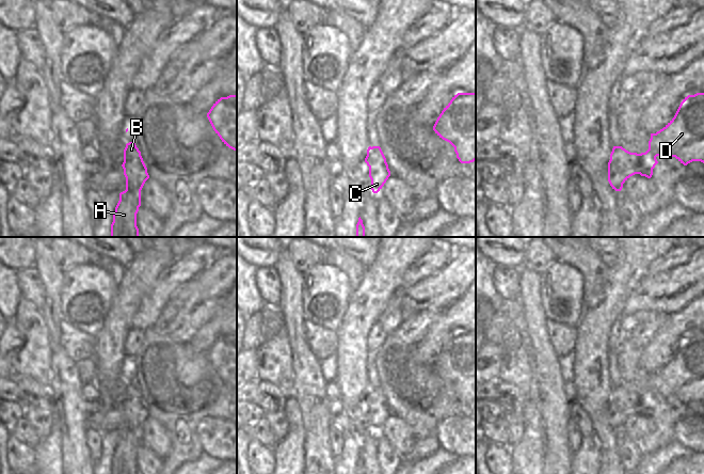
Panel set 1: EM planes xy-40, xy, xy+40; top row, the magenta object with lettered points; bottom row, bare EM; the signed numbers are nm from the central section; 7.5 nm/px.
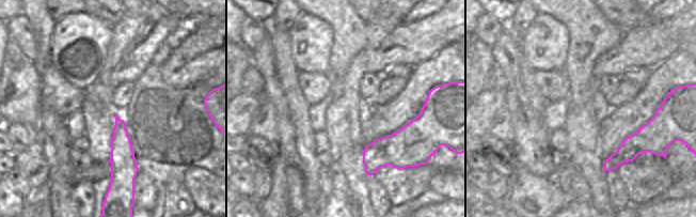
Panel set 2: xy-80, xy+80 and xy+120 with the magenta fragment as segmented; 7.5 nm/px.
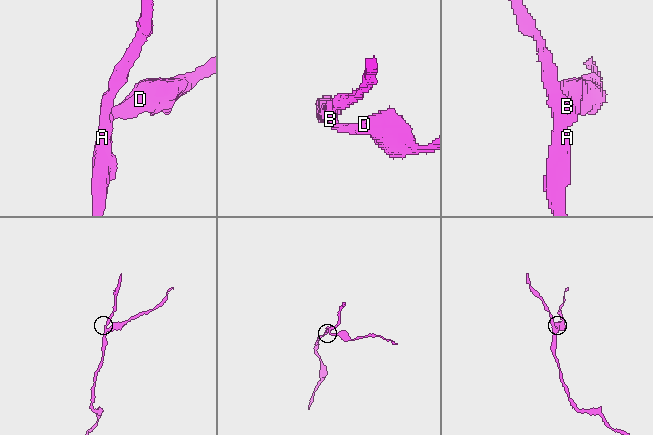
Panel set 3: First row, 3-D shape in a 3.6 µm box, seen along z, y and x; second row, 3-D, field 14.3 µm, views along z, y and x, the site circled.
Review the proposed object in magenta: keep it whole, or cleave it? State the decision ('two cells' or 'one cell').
two cells

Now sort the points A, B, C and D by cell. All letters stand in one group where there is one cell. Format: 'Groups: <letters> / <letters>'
Groups: A B C / D.

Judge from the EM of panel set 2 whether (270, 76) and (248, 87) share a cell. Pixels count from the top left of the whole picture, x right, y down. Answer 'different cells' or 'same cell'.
different cells

